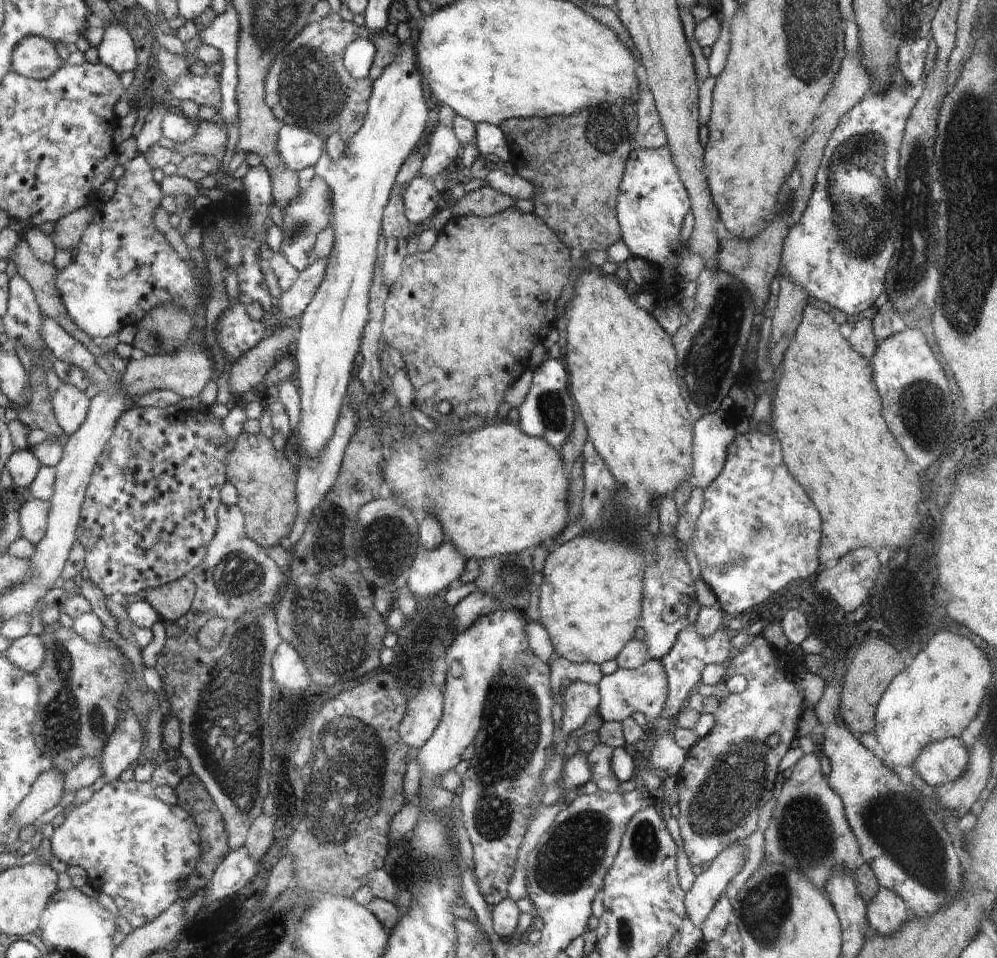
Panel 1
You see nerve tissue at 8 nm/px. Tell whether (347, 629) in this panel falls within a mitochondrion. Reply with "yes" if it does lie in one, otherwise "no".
yes

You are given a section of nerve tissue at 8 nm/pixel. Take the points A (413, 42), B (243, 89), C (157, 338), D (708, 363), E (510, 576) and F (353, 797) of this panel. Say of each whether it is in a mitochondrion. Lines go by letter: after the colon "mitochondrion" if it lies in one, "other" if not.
A: other
B: other
C: mitochondrion
D: mitochondrion
E: mitochondrion
F: mitochondrion

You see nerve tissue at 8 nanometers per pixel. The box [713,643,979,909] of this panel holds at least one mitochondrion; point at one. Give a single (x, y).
(895, 822)

